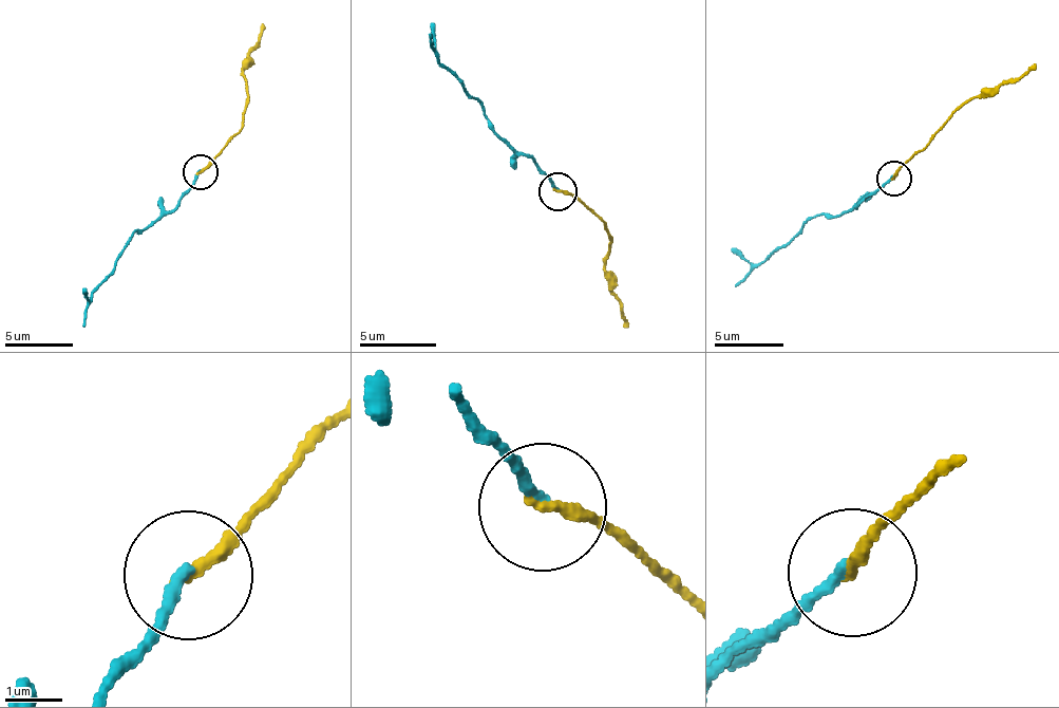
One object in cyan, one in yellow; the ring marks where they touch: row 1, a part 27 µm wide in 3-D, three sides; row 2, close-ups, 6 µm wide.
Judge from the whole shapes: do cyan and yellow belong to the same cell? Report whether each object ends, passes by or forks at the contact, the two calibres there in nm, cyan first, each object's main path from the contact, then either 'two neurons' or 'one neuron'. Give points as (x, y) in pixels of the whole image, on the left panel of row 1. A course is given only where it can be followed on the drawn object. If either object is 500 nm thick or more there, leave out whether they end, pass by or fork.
cyan ends; yellow ends; calibres 190 and 240 nm; course cyan (201, 172), (161, 217), (143, 230), (132, 233), (88, 301), (82, 289); course yellow (201, 172), (240, 131), (248, 95), (243, 70), (263, 23); one neuron

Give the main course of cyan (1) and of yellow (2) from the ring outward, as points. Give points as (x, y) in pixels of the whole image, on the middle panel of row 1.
1: (559, 190), (494, 131), (438, 58), (431, 21)
2: (559, 190), (602, 218), (611, 242), (605, 257), (605, 276), (626, 325)

